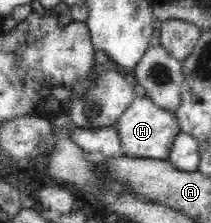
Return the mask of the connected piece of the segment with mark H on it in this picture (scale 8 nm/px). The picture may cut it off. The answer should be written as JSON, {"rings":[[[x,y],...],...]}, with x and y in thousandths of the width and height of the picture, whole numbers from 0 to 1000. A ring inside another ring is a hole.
{"rings":[[[640,435],[621,480],[573,520],[559,565],[578,677],[616,709],[787,717],[806,700],[839,601],[858,596],[834,502],[754,480],[716,439]]]}

